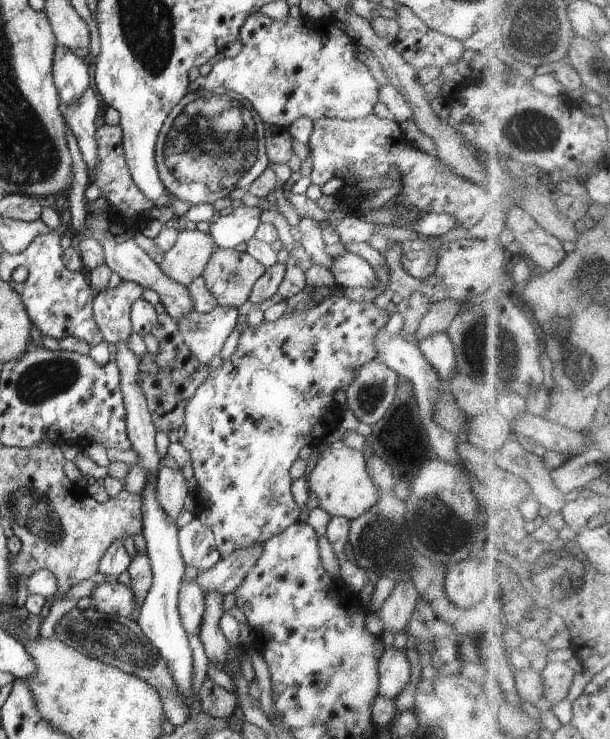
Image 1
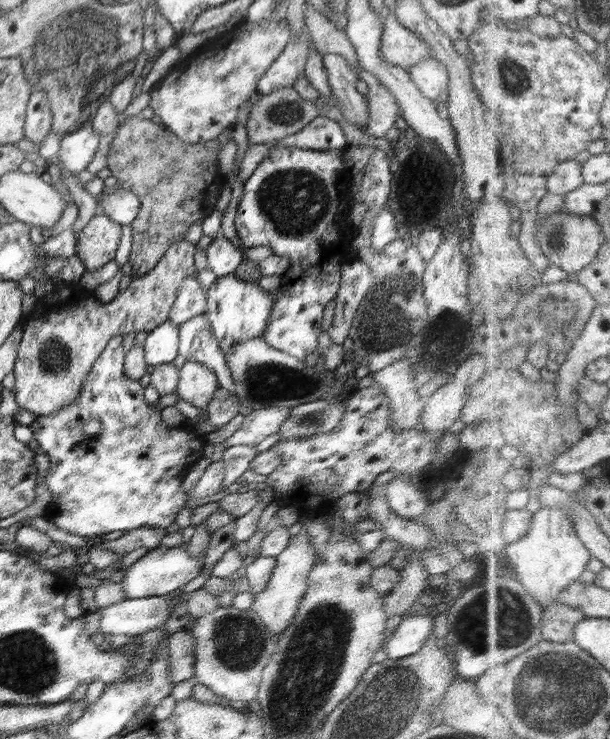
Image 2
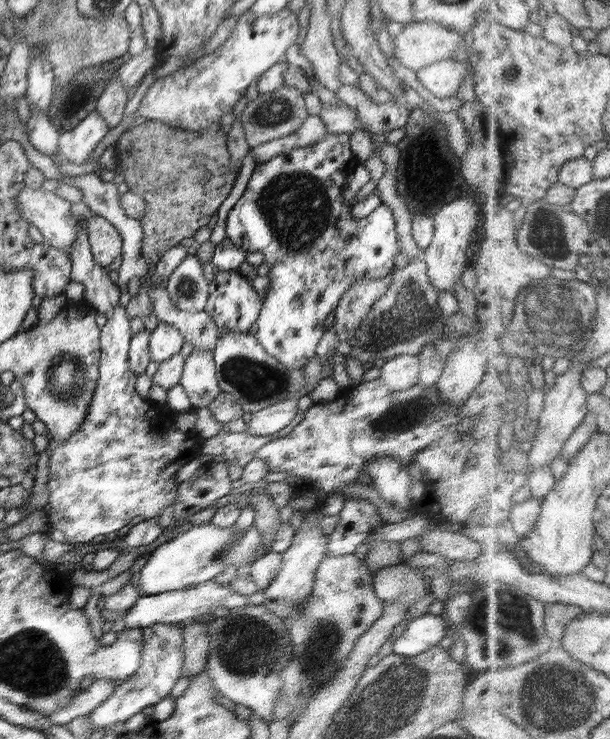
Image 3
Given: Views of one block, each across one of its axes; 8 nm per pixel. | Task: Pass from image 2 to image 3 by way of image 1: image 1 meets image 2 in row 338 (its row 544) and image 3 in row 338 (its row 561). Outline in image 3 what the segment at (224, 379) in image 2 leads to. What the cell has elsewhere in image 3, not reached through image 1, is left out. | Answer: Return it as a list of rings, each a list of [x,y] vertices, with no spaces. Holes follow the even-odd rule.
[[[163,287],[151,289],[149,294],[153,303],[153,315],[160,323],[178,328],[185,343],[192,344],[194,349],[210,353],[216,349],[221,332],[205,311],[190,313],[179,310]]]

